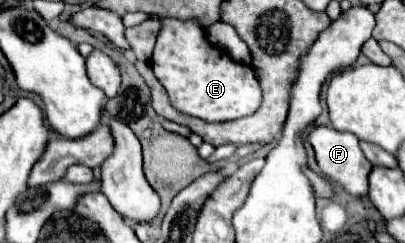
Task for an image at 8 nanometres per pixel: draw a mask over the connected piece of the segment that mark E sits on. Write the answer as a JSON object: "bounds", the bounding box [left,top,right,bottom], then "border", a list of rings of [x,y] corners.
{"bounds":[152,20,262,122],"border":[[[162,20],[162,30],[152,54],[152,70],[160,84],[166,88],[170,104],[206,122],[226,122],[250,116],[262,102],[262,88],[252,66],[236,62],[228,52],[210,44],[206,32],[194,22]]]}

